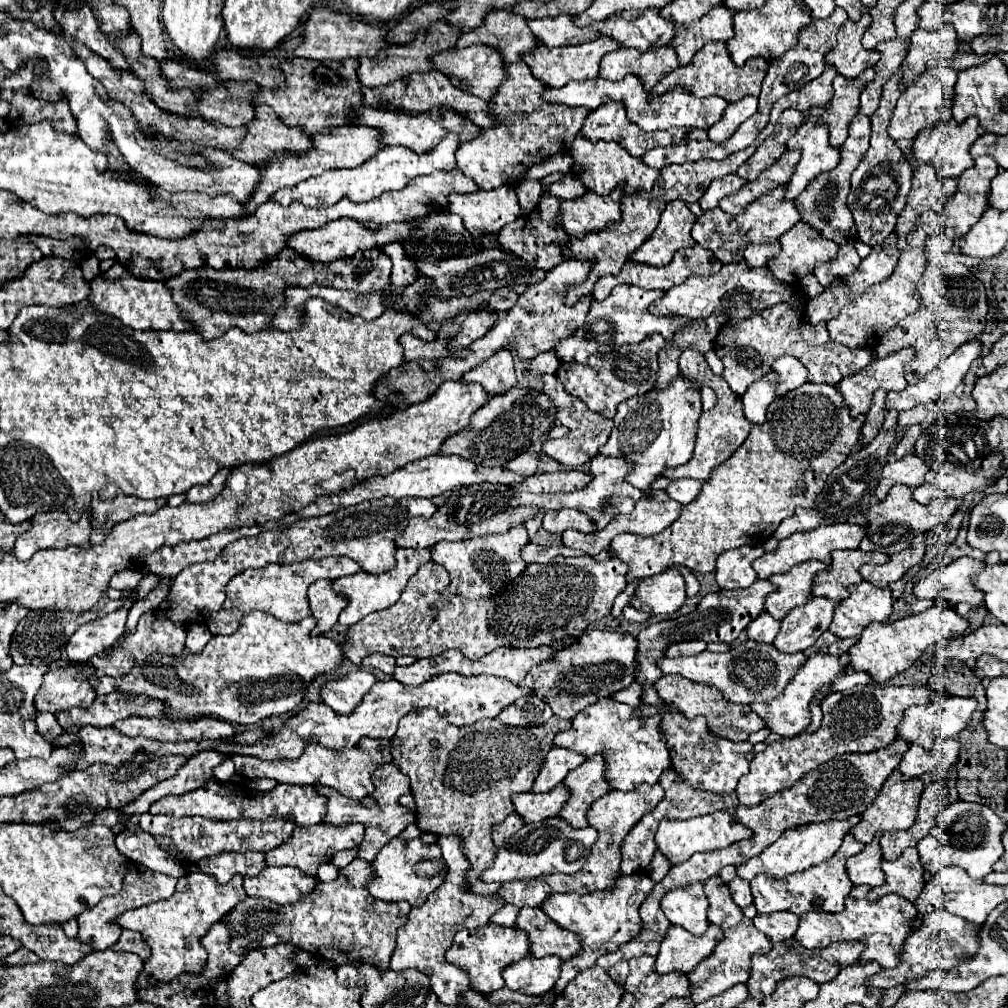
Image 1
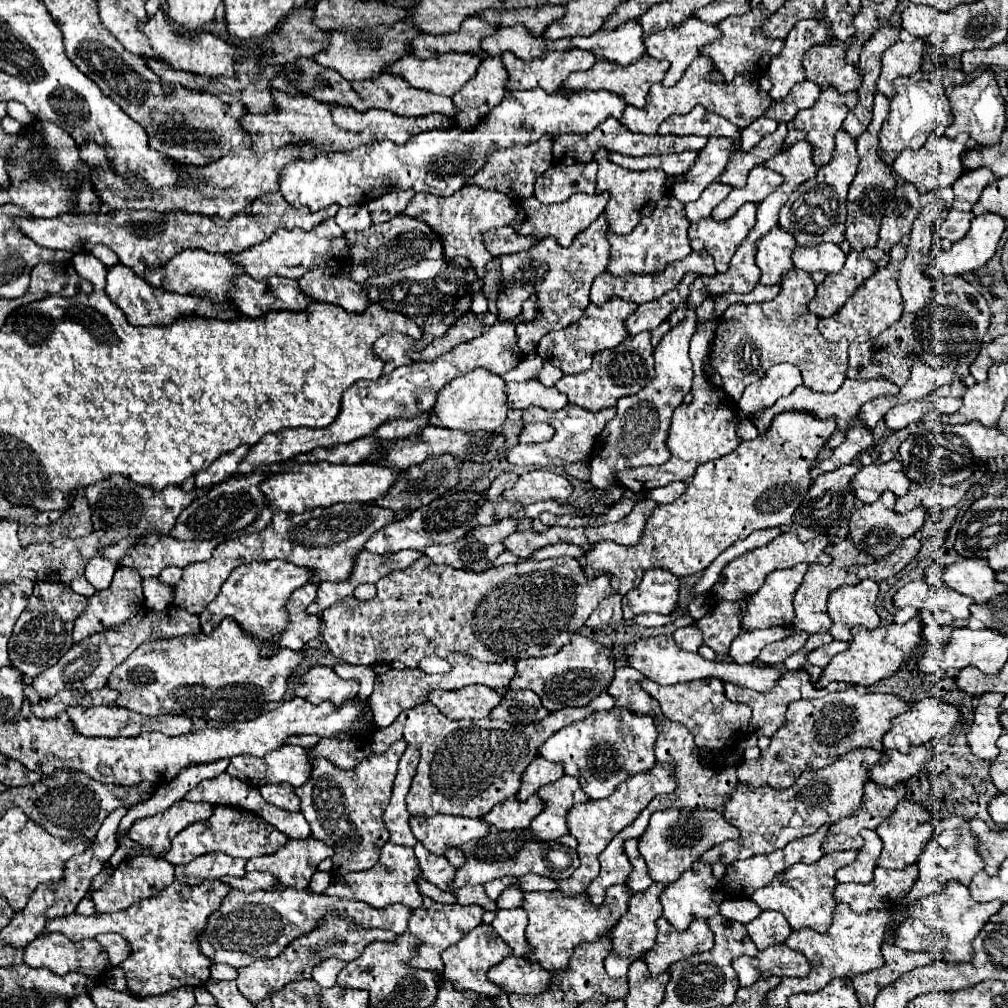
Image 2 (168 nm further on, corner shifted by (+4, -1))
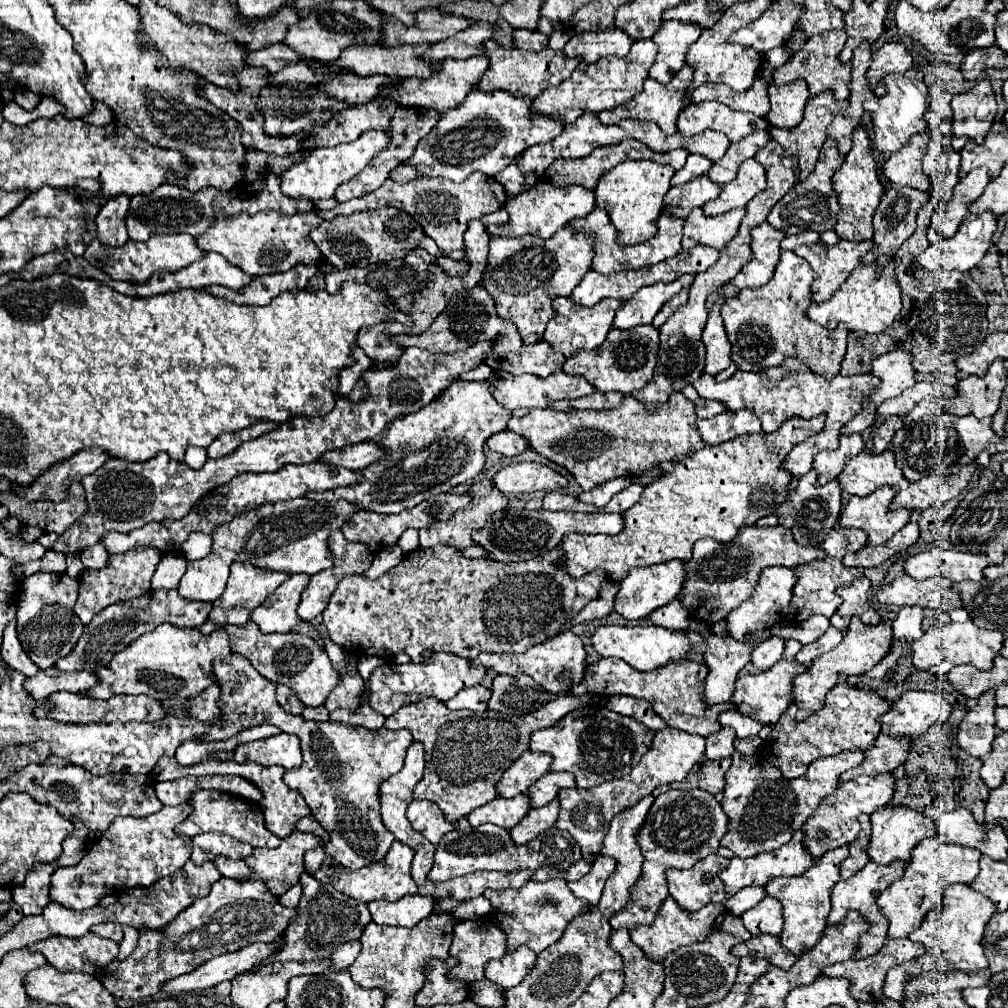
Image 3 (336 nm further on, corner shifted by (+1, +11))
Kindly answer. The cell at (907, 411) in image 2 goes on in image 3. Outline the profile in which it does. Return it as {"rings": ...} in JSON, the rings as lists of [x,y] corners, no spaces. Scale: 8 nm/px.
{"rings":[[[920,381],[910,389],[906,389],[902,395],[894,397],[894,399],[886,399],[884,403],[880,403],[878,407],[878,415],[882,417],[890,417],[890,415],[898,415],[904,417],[906,413],[912,411],[912,407],[922,399],[936,393],[936,385],[933,382]]]}

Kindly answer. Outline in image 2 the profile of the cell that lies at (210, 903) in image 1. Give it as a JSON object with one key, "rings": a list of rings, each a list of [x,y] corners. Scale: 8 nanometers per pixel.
{"rings":[[[175,881],[157,897],[145,899],[125,911],[97,913],[91,917],[71,913],[67,917],[49,919],[43,931],[59,931],[71,941],[91,939],[109,931],[123,935],[133,953],[127,961],[123,961],[121,969],[127,979],[127,991],[137,999],[167,993],[185,985],[201,987],[209,979],[209,967],[213,961],[199,951],[199,935],[207,927],[207,917],[217,911],[221,899],[225,899],[229,891],[231,887],[225,887],[221,881],[203,881],[201,885],[181,885]]]}

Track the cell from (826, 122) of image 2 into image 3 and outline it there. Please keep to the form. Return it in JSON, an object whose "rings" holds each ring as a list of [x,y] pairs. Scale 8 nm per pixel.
{"rings":[[[824,91],[822,95],[818,95],[814,99],[808,99],[806,109],[804,109],[804,119],[802,119],[802,123],[796,129],[776,129],[776,127],[770,127],[770,135],[784,147],[784,155],[798,157],[798,165],[796,165],[798,181],[804,181],[810,175],[810,171],[812,171],[812,167],[814,167],[814,163],[818,159],[820,147],[826,141],[826,127],[846,107],[848,107],[848,101],[836,101],[830,91]]]}

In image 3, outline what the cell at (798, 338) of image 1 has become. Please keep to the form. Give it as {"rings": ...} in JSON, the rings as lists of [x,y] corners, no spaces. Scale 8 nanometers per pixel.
{"rings":[[[782,251],[776,265],[774,277],[760,289],[744,289],[738,297],[728,299],[722,307],[722,319],[726,327],[728,341],[732,343],[730,357],[740,371],[760,371],[764,367],[778,367],[786,357],[796,357],[806,363],[816,375],[832,379],[840,371],[840,363],[846,353],[846,335],[849,331],[843,323],[833,329],[824,329],[822,325],[806,319],[806,309],[810,307],[810,285],[816,279],[816,273],[806,259],[798,257],[794,251]]]}

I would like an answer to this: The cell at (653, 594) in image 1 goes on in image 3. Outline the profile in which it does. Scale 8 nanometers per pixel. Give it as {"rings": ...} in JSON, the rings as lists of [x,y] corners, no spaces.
{"rings":[[[678,559],[664,561],[658,565],[648,565],[648,567],[636,567],[620,583],[620,591],[616,593],[614,599],[614,611],[622,615],[626,621],[644,619],[654,609],[668,605],[680,593],[680,583],[684,583],[684,565]]]}

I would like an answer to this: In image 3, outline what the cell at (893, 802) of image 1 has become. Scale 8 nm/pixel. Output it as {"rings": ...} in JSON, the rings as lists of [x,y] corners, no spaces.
{"rings":[[[890,773],[884,775],[876,775],[876,777],[856,777],[848,783],[842,783],[828,799],[824,799],[824,803],[818,807],[816,815],[812,815],[806,825],[802,827],[804,833],[804,847],[808,849],[808,853],[812,855],[812,861],[816,863],[820,859],[820,855],[848,845],[856,839],[858,831],[860,831],[860,823],[858,823],[858,815],[860,813],[874,813],[882,807],[886,807],[890,803],[894,795],[894,777]]]}

